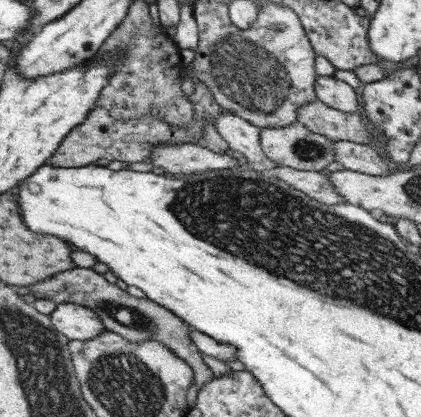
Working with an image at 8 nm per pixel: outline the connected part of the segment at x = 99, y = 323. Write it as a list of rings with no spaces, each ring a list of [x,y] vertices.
[[[61,303],[50,316],[56,329],[70,340],[93,340],[107,331],[99,313],[83,304]]]

